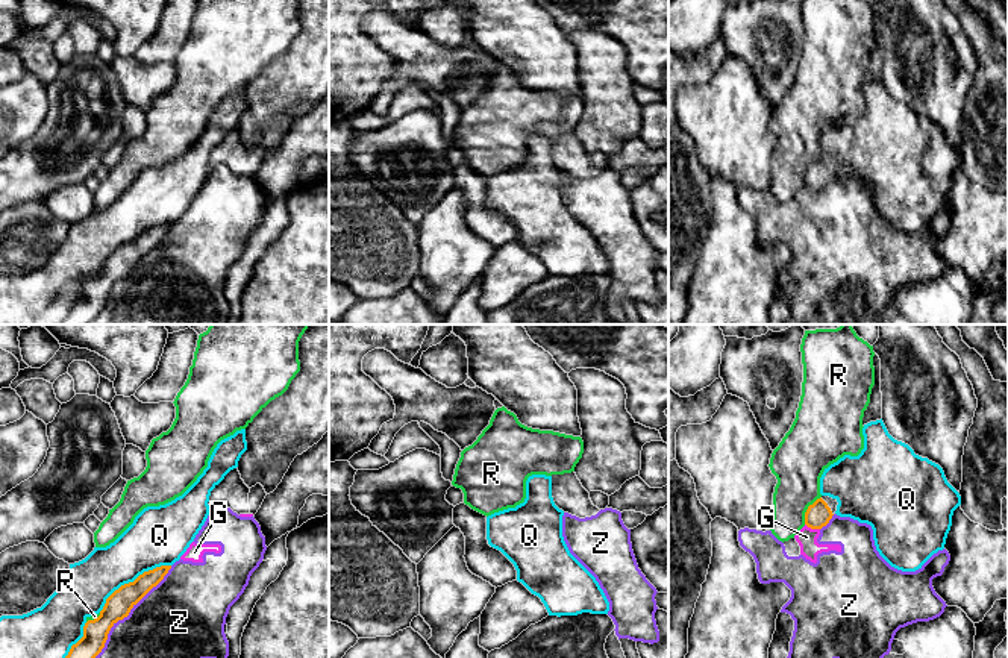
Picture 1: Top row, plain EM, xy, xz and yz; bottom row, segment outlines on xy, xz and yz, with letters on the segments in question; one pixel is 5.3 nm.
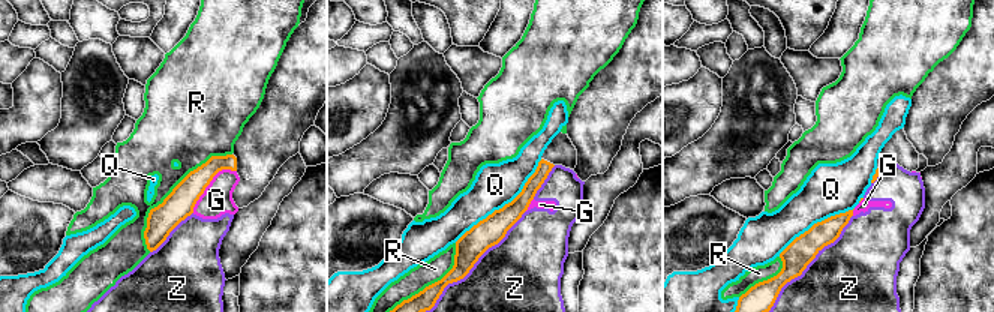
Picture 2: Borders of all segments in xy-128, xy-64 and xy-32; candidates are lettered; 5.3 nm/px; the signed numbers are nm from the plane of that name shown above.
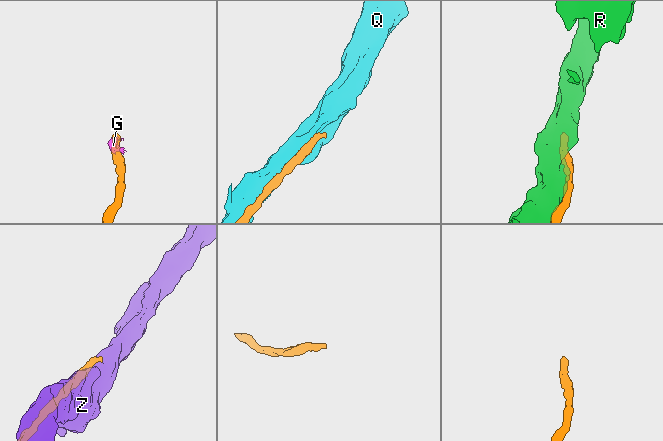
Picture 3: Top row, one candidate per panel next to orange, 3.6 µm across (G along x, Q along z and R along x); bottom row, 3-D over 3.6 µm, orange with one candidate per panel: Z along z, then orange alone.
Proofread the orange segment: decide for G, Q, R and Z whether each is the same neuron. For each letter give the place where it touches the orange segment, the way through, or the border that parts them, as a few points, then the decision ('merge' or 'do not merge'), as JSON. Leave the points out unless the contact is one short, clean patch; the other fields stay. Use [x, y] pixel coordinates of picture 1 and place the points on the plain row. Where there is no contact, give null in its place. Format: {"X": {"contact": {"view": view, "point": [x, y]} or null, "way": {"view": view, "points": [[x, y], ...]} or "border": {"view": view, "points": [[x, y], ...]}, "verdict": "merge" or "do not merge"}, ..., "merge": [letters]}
{"G": {"contact": {"view": "yz", "point": [813, 188]}, "border": {"view": "yz", "points": [[805, 184], [819, 190]]}, "verdict": "do not merge"}, "Q": {"contact": {"view": "xy", "point": [134, 241]}, "verdict": "do not merge"}, "R": {"contact": {"view": "yz", "point": [807, 170]}, "verdict": "do not merge"}, "Z": {"contact": {"view": "xy", "point": [126, 276]}, "verdict": "do not merge"}, "merge": []}

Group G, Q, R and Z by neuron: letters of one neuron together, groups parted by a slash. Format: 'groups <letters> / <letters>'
groups G Z / Q / R

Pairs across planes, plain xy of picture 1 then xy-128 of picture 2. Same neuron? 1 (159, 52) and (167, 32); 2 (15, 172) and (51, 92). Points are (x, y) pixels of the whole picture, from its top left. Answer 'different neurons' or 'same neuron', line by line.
1: same neuron
2: different neurons

